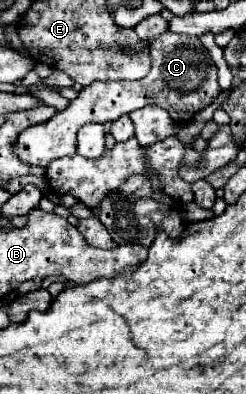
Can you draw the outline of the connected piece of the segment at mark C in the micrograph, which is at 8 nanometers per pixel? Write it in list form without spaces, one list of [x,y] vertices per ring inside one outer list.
[[[163,33],[161,37],[151,41],[151,61],[153,67],[149,75],[139,81],[93,81],[83,87],[79,95],[69,101],[67,109],[57,111],[55,117],[45,121],[43,125],[33,125],[25,129],[17,139],[17,155],[23,163],[47,167],[51,159],[75,155],[75,135],[85,123],[105,123],[115,121],[121,115],[127,115],[145,105],[159,105],[169,111],[171,119],[177,123],[187,123],[193,115],[205,109],[219,93],[221,87],[217,83],[217,67],[213,65],[207,49],[195,49],[195,37],[185,37],[183,33]]]

